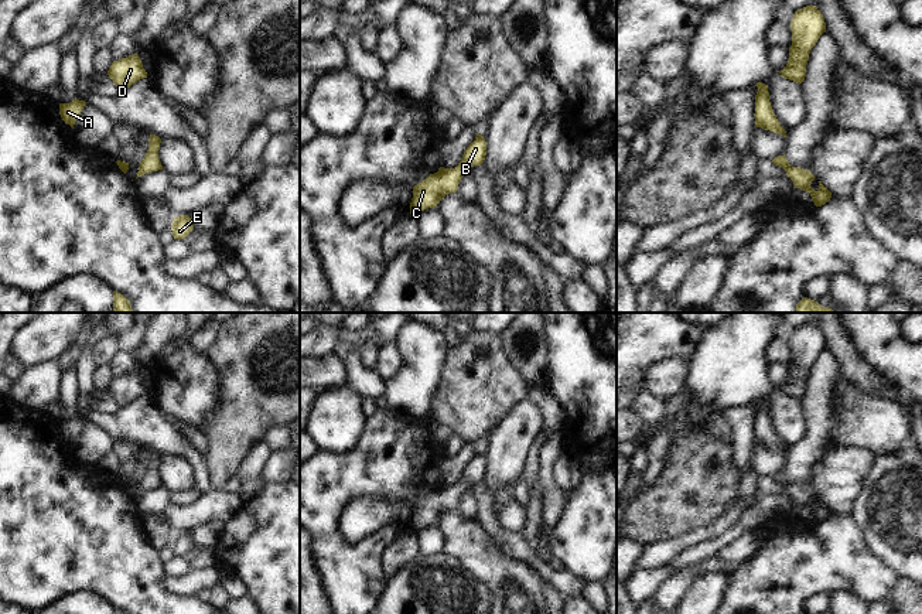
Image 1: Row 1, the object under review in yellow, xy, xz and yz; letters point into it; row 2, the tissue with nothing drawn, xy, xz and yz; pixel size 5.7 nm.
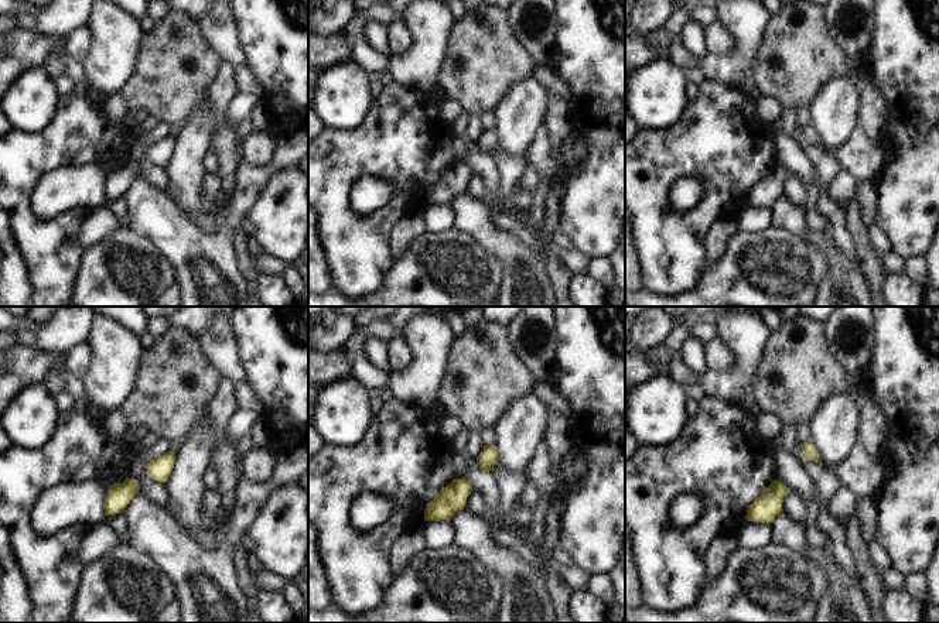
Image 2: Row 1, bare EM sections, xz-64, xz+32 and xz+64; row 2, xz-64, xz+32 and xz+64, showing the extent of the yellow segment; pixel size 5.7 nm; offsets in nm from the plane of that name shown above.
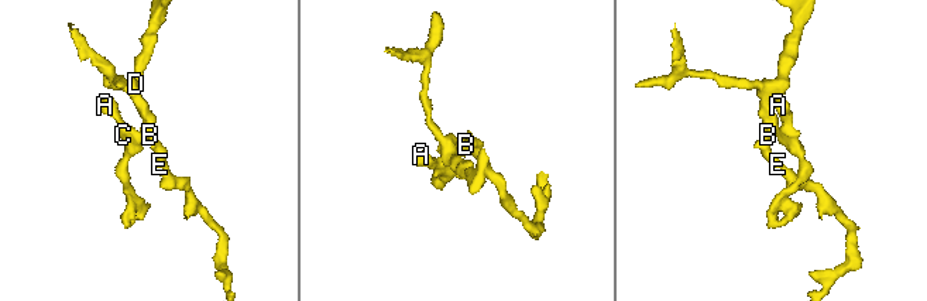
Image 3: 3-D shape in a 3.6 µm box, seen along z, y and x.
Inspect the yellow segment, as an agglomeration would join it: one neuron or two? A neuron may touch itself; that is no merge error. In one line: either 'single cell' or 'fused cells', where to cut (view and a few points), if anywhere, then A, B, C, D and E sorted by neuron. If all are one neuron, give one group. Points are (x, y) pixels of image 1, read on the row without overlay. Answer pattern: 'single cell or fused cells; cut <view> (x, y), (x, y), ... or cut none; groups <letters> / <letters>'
single cell; cut none; groups A B C D E

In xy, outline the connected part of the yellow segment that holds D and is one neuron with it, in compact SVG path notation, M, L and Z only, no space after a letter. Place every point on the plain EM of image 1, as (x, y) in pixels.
M137 371L129 372L119 378L113 378L109 388L109 395L119 405L119 409L126 407L137 398L147 395L141 376Z

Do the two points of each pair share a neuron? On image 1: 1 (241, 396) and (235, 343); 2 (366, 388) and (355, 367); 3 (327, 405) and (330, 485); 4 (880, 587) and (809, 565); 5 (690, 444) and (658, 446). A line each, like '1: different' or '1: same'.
1: same
2: same
3: different
4: same
5: different

